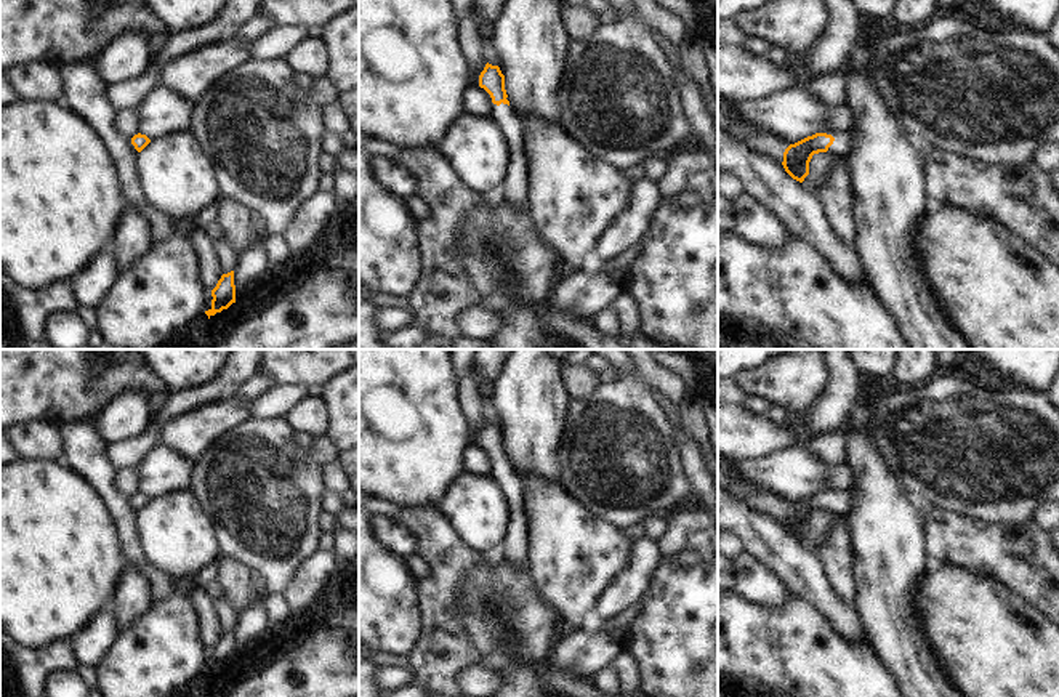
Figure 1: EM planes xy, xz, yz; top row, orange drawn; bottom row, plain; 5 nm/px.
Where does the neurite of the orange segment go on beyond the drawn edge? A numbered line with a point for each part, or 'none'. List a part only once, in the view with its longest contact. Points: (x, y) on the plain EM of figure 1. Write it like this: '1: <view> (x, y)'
1: yz (843, 502)

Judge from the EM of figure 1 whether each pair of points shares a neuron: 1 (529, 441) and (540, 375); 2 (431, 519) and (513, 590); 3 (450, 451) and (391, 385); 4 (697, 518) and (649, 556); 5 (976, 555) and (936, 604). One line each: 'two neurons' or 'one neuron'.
1: one neuron
2: two neurons
3: one neuron
4: two neurons
5: two neurons

